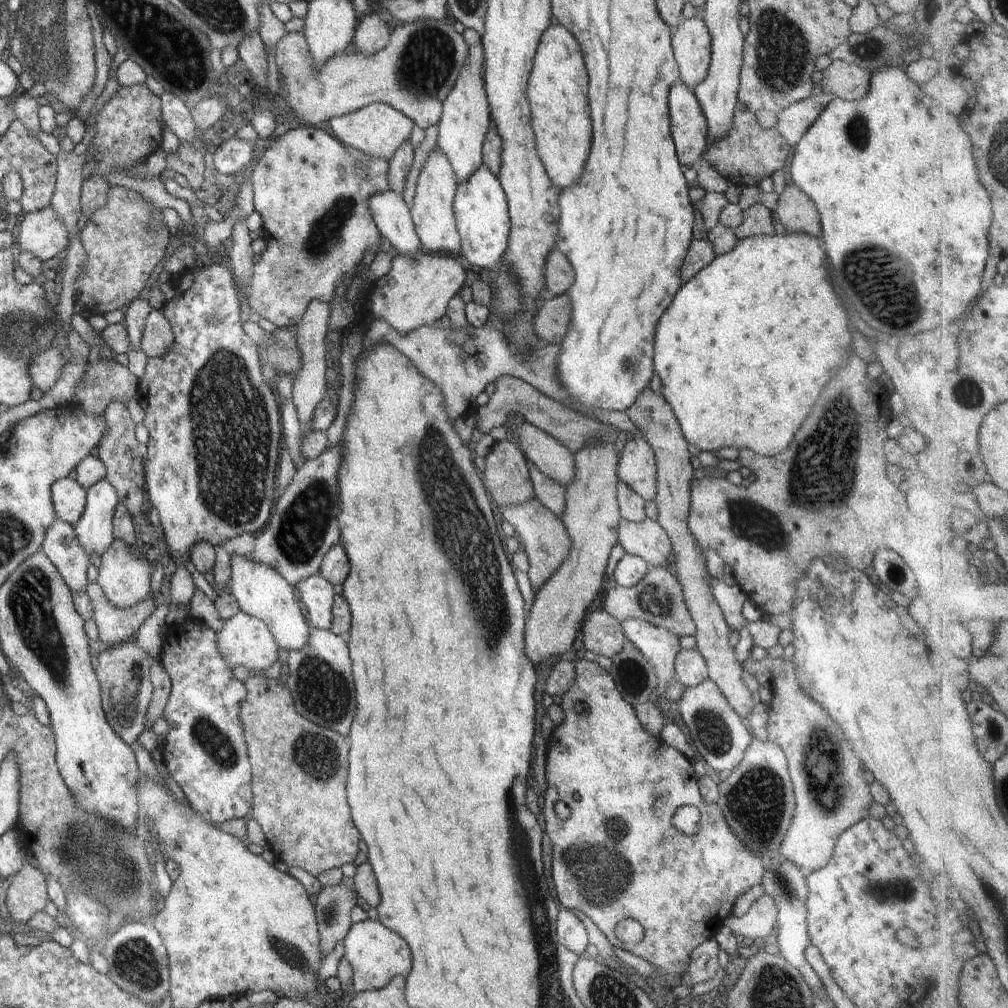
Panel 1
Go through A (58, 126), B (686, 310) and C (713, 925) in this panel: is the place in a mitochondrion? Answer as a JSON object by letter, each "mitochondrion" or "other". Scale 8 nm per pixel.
{"A":"other","B":"other","C":"other"}

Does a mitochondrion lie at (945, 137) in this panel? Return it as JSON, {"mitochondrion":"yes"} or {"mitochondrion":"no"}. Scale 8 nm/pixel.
{"mitochondrion":"no"}

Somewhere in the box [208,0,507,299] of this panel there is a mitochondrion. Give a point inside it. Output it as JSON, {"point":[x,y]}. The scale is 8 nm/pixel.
{"point":[427,60]}

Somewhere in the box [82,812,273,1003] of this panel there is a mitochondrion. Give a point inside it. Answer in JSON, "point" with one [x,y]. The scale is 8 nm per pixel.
{"point":[136,962]}

